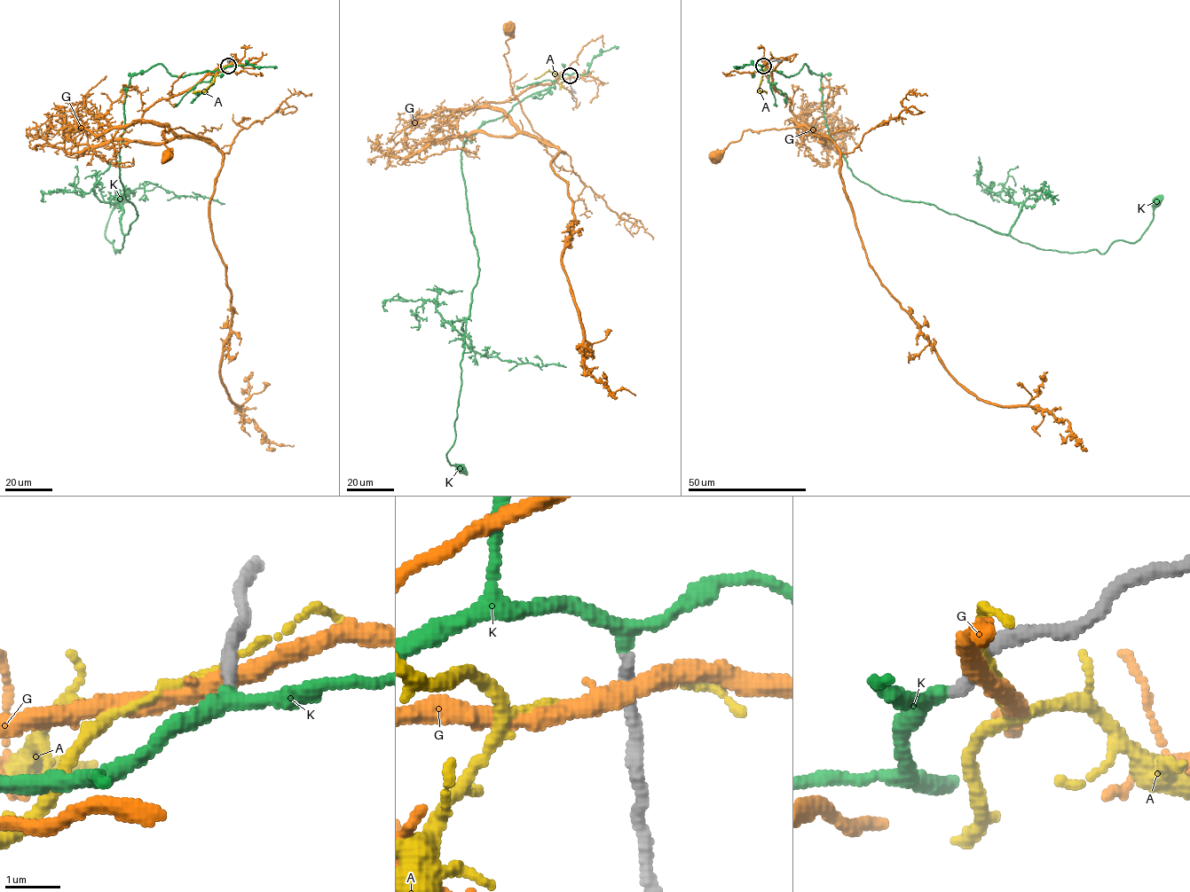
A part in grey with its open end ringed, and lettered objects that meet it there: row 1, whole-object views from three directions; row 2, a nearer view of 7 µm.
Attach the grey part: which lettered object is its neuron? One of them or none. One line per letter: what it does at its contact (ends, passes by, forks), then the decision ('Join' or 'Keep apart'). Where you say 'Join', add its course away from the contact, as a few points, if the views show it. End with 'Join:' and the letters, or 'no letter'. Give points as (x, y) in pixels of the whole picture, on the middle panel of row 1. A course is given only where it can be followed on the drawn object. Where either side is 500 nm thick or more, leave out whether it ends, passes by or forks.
A: It passes by. Keep apart
G: It passes by. Keep apart
K: It passes by. Join. Its course: (569, 76), (463, 143), (479, 274), (446, 453), (461, 469)
Join: K

